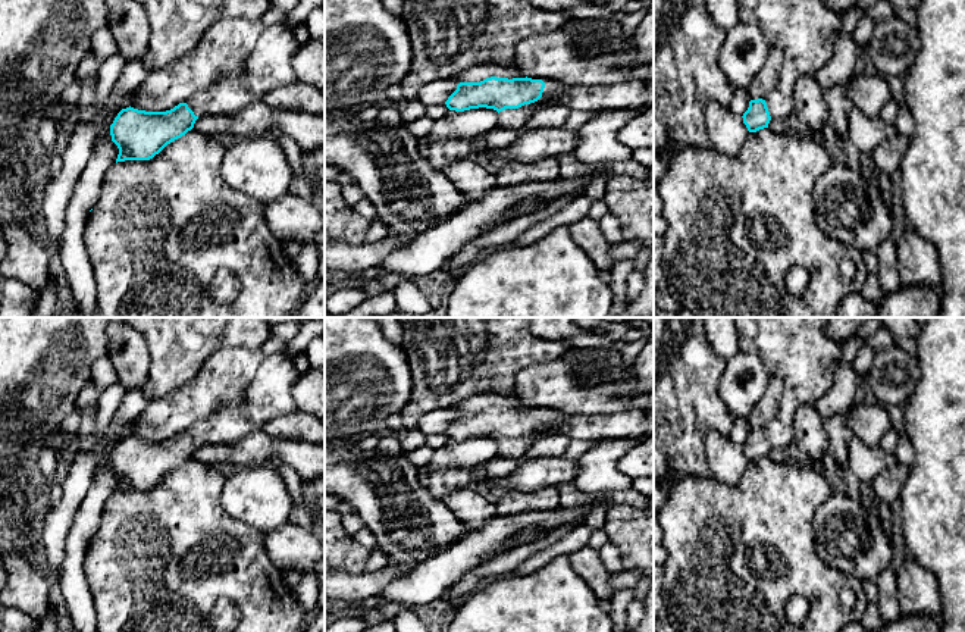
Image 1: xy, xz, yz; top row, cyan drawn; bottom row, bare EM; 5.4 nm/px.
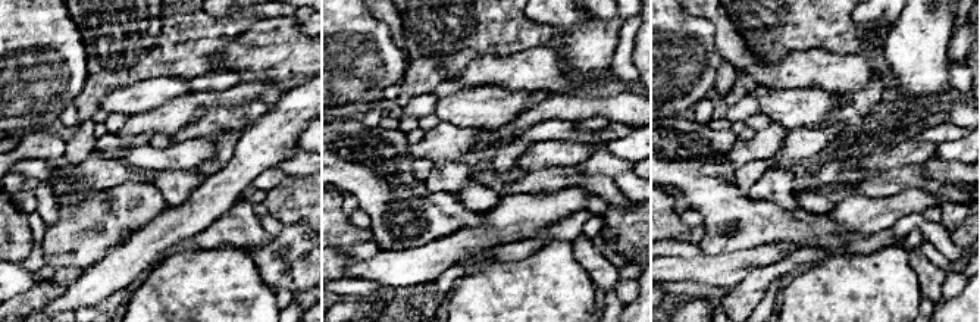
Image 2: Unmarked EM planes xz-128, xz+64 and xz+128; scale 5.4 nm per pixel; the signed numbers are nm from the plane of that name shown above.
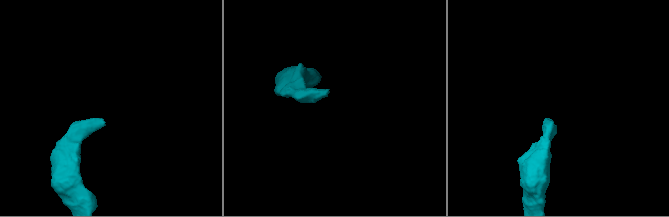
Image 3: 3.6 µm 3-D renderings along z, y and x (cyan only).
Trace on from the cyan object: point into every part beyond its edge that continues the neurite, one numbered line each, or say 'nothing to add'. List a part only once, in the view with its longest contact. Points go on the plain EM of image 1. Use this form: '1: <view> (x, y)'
1: xz (510, 447)

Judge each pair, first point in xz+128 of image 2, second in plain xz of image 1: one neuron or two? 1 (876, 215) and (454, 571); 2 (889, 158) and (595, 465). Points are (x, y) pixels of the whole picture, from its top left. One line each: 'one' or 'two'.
1: one
2: two

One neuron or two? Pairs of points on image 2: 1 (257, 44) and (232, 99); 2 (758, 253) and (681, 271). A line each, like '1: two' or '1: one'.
1: two
2: one

